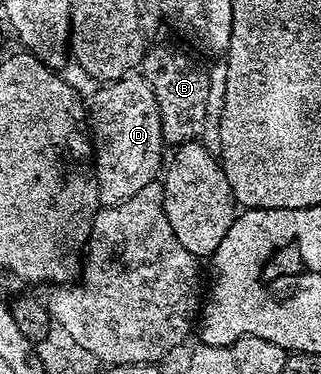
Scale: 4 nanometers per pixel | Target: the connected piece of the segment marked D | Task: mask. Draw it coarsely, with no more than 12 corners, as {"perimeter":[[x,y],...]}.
{"perimeter":[[142,75],[98,86],[89,136],[100,206],[165,165],[161,111]]}

